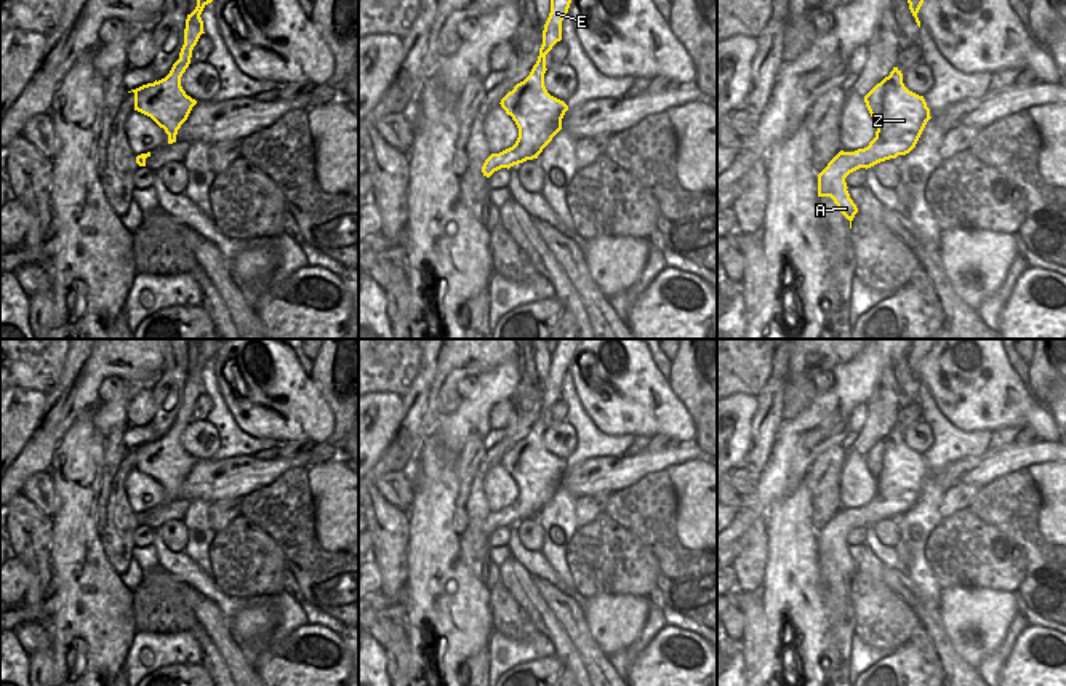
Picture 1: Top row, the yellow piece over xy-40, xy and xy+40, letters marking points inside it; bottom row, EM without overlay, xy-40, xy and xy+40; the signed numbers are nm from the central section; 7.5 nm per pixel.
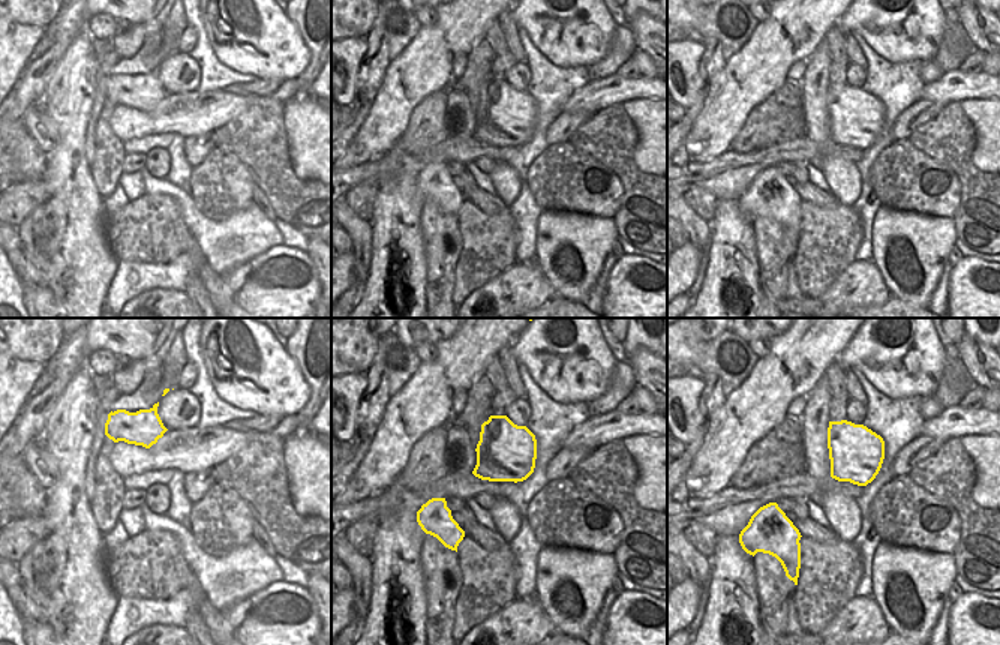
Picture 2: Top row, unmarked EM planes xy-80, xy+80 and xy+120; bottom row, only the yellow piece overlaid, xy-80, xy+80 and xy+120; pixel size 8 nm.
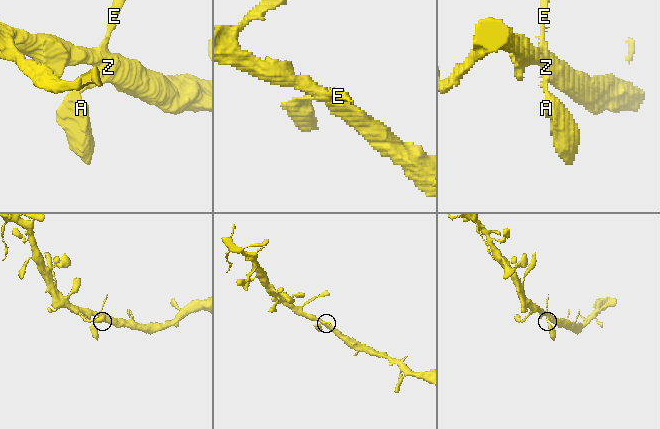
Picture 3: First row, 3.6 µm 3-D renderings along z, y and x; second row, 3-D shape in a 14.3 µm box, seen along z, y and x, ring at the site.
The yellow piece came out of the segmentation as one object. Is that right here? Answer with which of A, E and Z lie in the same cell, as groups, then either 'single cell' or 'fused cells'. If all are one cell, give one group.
A E Z | single cell

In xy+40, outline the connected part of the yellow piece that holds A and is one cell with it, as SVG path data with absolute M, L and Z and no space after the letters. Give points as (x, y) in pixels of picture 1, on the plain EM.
M898 425L864 454L864 461L877 486L876 496L864 507L840 509L818 532L818 555L831 555L850 579L850 587L858 566L850 556L845 536L860 526L868 528L909 512L932 477L924 454L904 445Z

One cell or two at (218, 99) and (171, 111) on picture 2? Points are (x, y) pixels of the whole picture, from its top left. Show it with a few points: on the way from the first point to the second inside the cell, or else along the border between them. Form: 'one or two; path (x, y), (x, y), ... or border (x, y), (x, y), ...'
one; path (206, 111), (183, 111)

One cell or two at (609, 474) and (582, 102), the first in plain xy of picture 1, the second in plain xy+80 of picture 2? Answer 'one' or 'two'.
one

